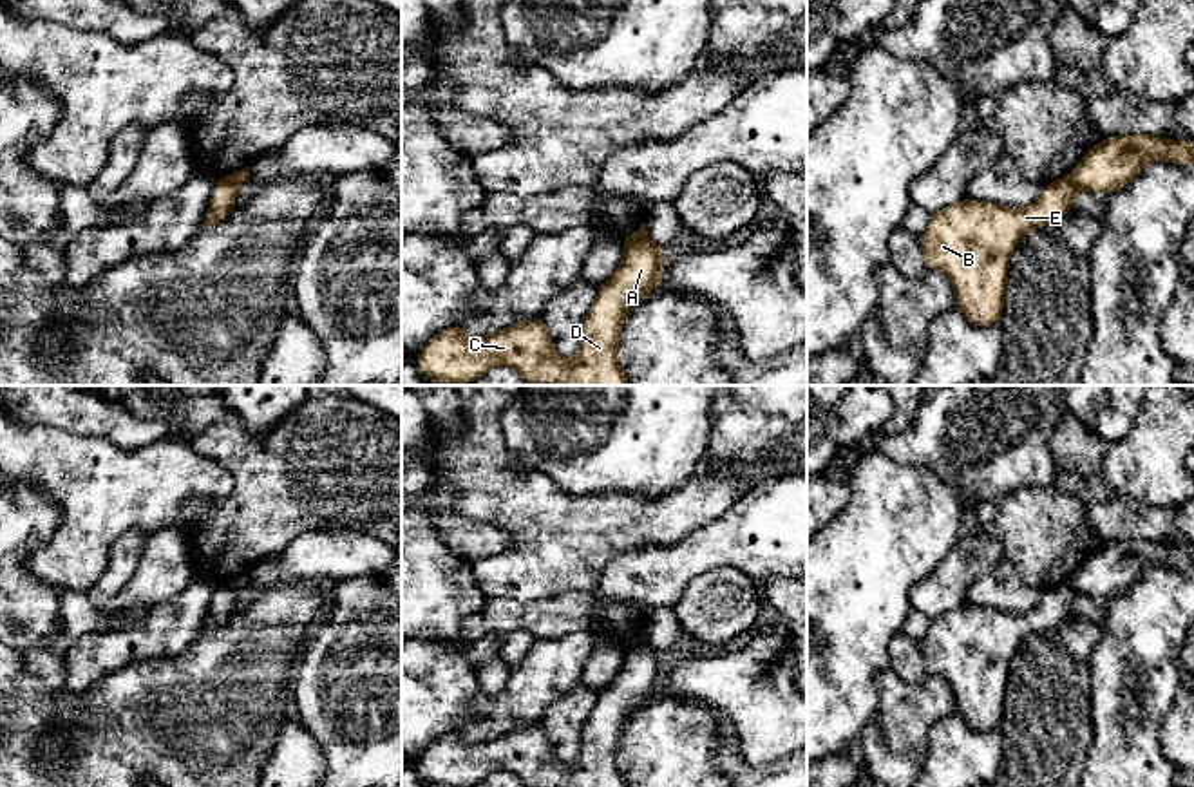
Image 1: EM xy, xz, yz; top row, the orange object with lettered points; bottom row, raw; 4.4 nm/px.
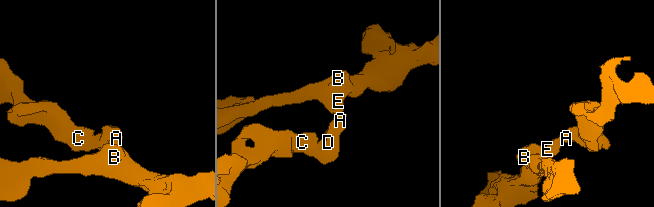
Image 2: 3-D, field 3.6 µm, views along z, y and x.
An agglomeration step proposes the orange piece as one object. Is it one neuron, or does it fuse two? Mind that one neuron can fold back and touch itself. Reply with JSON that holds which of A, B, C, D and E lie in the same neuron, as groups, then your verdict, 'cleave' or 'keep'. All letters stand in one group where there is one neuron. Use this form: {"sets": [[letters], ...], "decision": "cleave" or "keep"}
{"sets": [["A", "C", "D"], ["B", "E"]], "decision": "cleave"}

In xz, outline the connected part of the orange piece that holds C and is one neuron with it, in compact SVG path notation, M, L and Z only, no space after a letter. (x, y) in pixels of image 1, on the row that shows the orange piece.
M648 239L624 248L611 277L597 288L577 353L566 360L550 342L543 318L470 338L452 324L414 358L420 373L440 384L470 385L494 365L516 369L528 385L630 385L617 362L626 313L660 284L666 250Z

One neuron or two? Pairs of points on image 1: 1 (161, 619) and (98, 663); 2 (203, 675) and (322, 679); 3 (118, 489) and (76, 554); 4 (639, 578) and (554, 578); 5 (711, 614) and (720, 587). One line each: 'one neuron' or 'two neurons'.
1: one neuron
2: two neurons
3: one neuron
4: two neurons
5: one neuron

